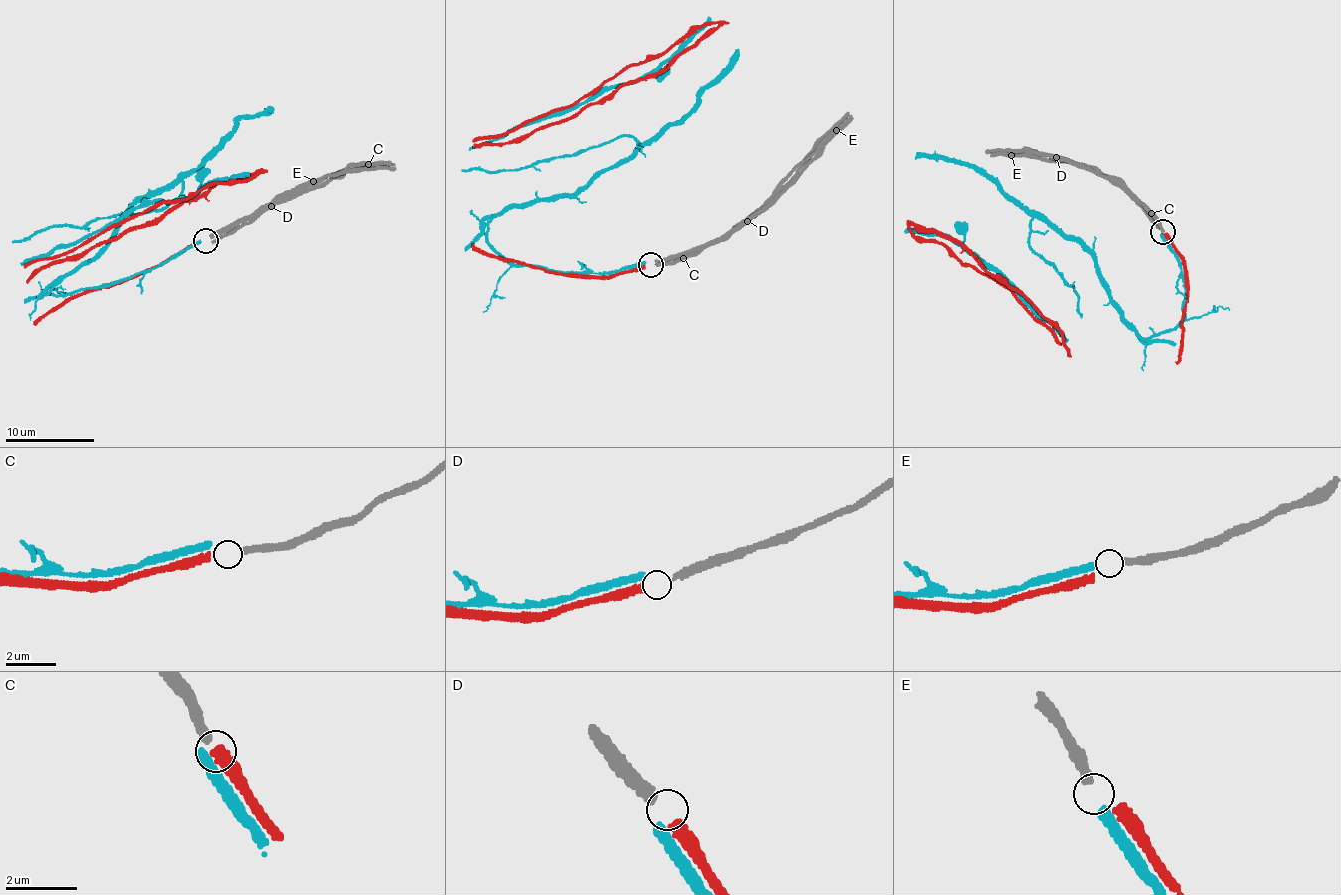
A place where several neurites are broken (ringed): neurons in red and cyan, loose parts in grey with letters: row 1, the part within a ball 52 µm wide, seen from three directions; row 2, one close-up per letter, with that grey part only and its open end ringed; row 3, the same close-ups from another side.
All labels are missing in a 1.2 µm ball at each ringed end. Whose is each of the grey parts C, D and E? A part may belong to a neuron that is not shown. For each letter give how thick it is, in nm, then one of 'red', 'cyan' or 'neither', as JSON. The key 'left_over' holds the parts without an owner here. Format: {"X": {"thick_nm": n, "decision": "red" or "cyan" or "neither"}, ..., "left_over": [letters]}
{"C": {"thick_nm": 240, "decision": "neither"}, "D": {"thick_nm": 240, "decision": "red"}, "E": {"thick_nm": 280, "decision": "cyan"}, "left_over": ["C"]}

